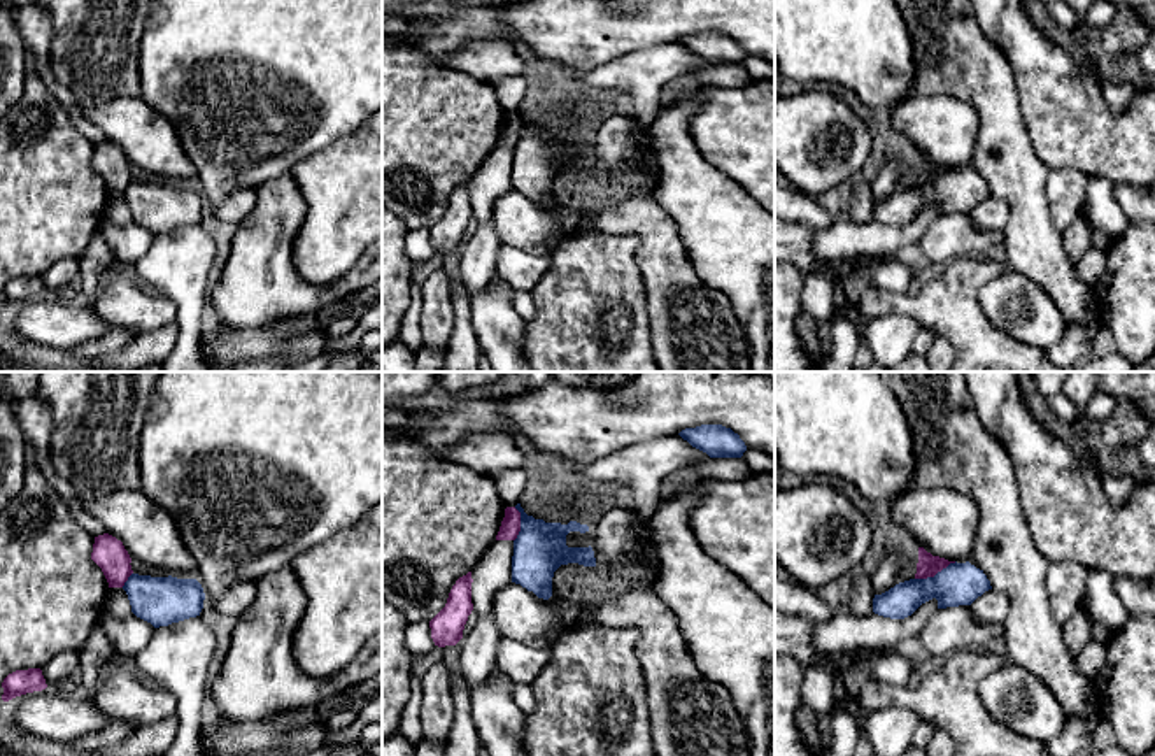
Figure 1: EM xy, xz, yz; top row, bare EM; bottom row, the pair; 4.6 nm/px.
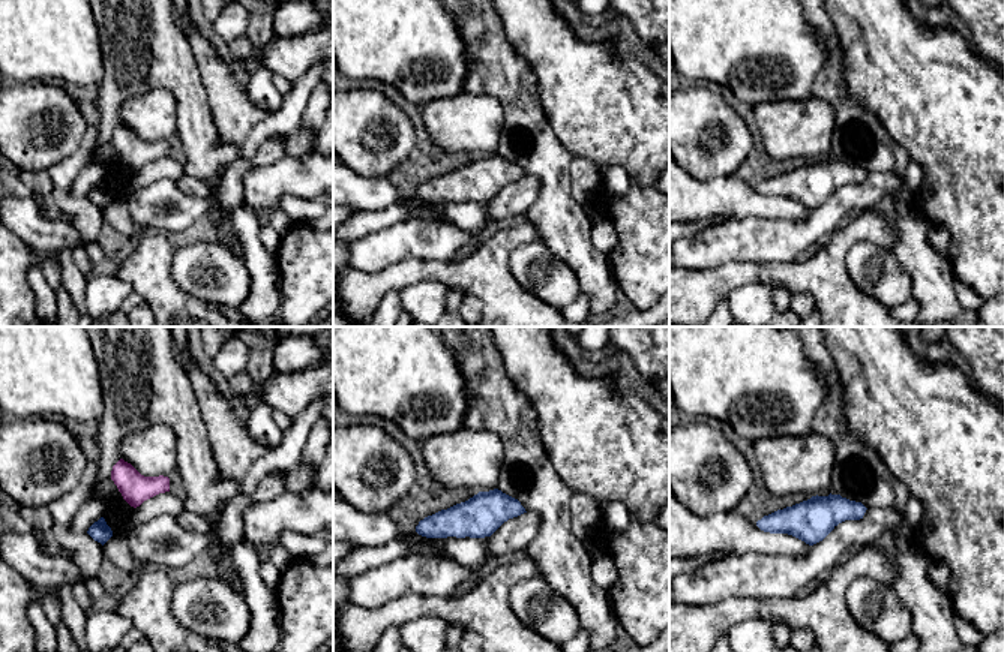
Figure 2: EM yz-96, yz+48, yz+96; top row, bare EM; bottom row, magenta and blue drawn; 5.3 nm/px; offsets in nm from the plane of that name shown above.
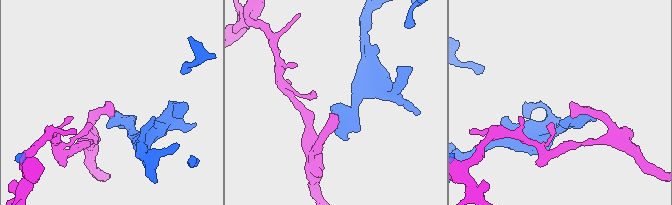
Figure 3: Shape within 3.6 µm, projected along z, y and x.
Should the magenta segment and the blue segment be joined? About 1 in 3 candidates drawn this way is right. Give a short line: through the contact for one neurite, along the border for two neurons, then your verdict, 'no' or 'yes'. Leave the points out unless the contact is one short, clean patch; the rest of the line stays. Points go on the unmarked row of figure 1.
no

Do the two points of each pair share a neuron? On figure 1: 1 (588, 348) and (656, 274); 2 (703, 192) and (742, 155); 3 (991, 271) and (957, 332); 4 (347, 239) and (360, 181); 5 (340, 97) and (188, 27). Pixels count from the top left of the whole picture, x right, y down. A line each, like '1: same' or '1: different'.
1: different
2: different
3: same
4: same
5: same

